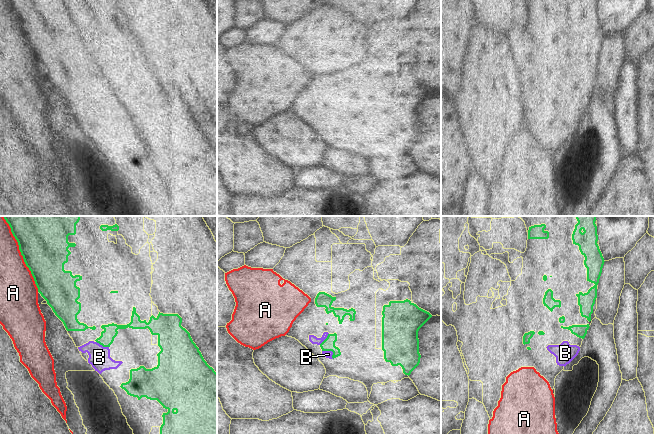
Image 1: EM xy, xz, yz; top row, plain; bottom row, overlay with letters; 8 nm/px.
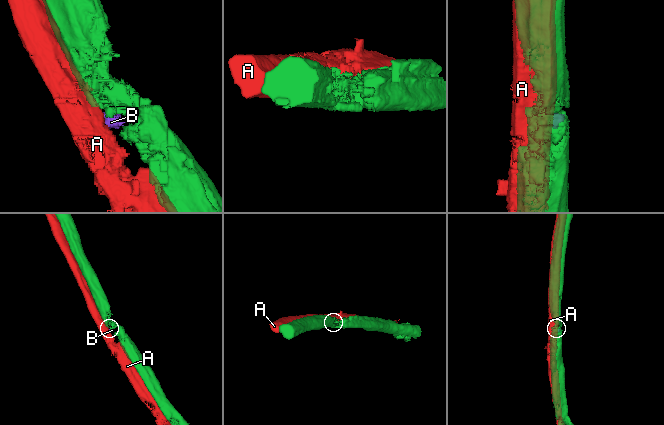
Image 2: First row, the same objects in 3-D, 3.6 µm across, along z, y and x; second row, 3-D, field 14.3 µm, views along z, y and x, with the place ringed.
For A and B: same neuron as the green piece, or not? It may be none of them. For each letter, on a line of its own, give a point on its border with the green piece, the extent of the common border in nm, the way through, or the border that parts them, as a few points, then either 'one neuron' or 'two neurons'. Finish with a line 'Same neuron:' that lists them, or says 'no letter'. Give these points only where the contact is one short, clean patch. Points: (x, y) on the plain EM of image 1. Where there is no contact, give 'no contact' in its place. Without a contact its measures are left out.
A: meets green in xy at (23, 34); contact 600 nm long; two neurons
B: meets green in xz at (330, 126); contact 120 nm long; runs through xz (328, 120), (330, 126), (328, 130); one neuron
Same neuron: B

